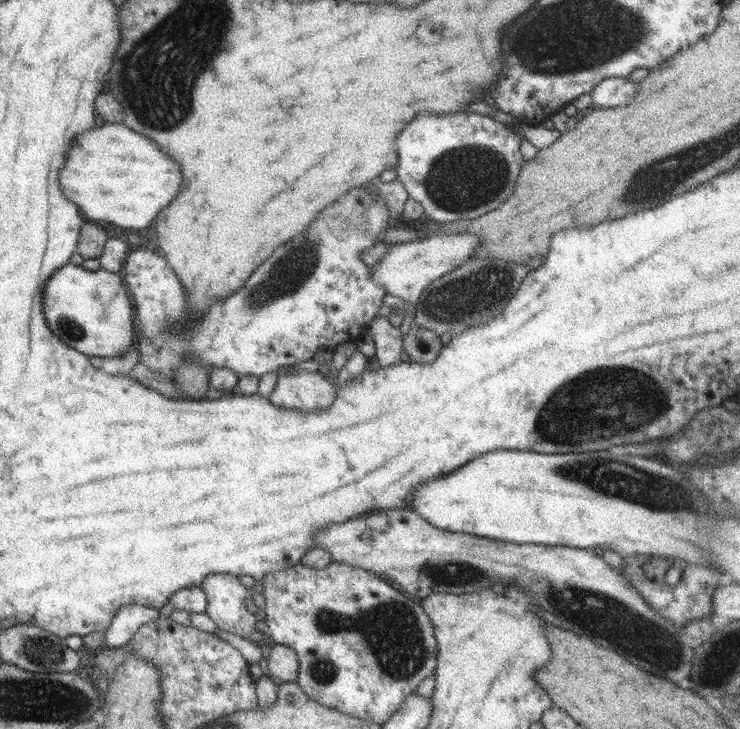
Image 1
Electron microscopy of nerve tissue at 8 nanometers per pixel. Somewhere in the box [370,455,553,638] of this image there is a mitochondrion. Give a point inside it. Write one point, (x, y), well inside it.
(451, 573)

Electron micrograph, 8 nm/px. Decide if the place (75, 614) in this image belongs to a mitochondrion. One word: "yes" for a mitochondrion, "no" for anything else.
no

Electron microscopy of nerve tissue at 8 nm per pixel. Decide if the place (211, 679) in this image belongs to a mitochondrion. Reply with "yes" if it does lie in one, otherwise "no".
no

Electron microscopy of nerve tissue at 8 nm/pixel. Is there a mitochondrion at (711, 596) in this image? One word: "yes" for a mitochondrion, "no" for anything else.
no

